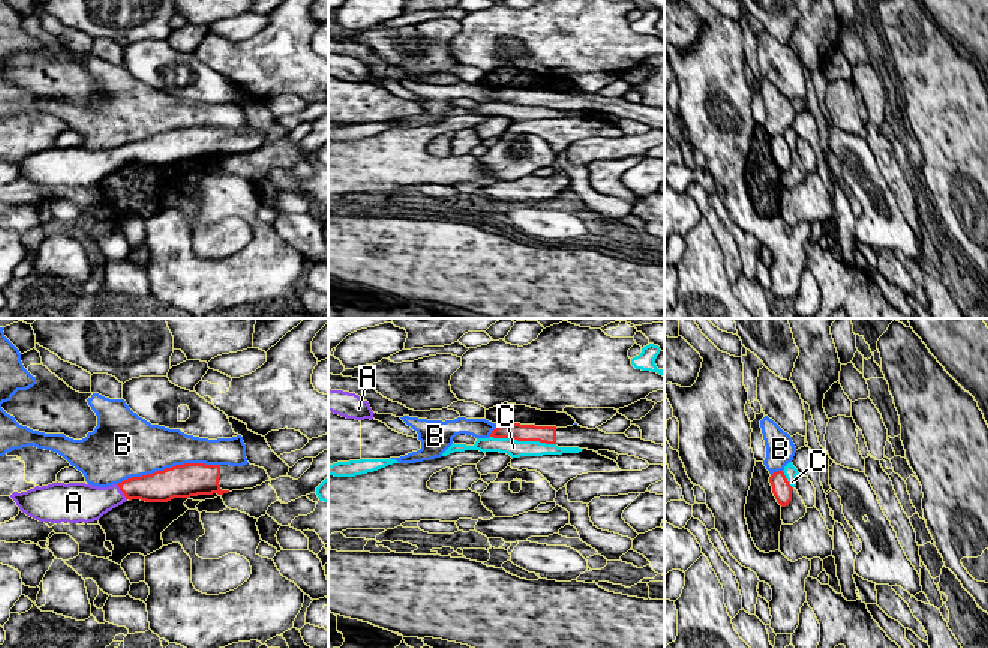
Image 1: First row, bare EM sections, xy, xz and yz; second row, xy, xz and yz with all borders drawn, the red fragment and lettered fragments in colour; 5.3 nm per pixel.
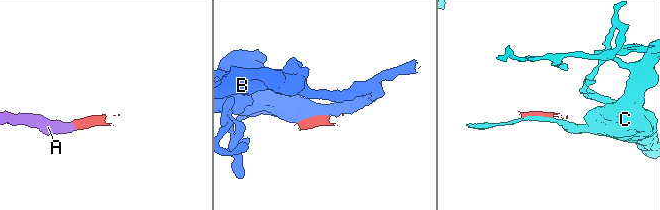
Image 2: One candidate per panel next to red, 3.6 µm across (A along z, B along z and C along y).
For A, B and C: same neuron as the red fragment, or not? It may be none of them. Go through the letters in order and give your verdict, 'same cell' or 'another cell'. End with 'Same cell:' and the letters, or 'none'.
A: same cell
B: another cell
C: another cell
Same cell: A

